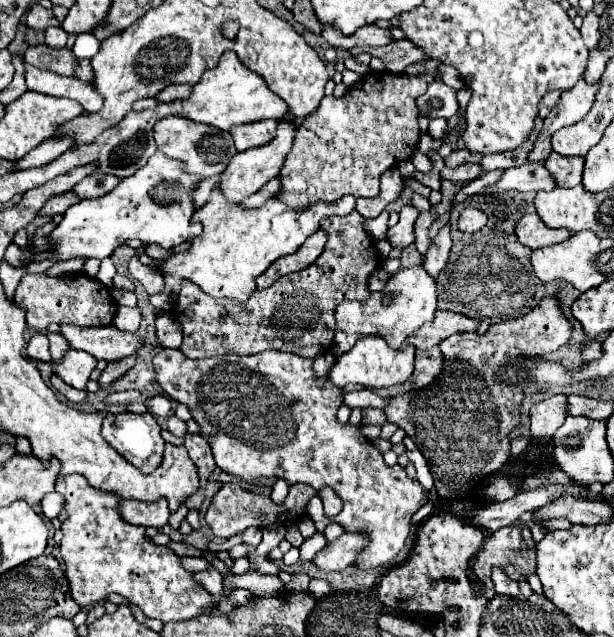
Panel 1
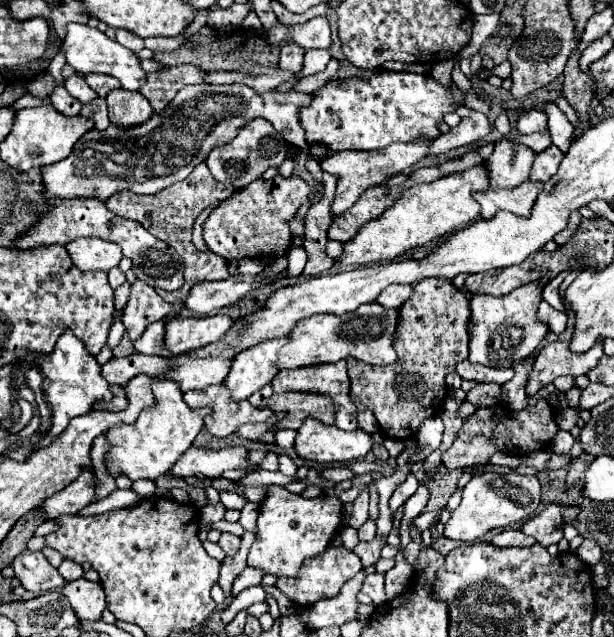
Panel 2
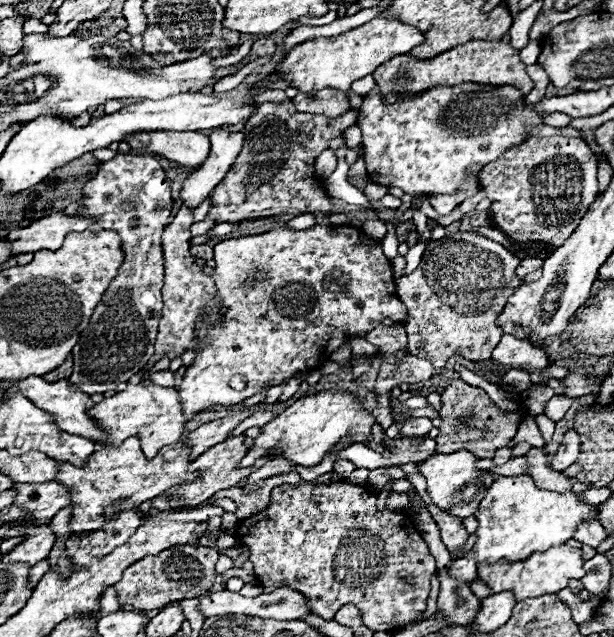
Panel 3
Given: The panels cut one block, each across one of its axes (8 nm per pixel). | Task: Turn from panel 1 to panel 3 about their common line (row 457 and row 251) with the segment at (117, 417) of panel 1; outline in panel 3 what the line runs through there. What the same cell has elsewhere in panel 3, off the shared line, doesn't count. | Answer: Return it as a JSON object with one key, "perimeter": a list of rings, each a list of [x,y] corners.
{"perimeter":[[[118,154],[112,160],[104,162],[98,174],[84,186],[84,196],[78,200],[86,210],[78,212],[82,216],[96,218],[102,228],[114,230],[122,240],[124,262],[116,274],[116,278],[106,288],[100,304],[94,308],[88,328],[80,334],[78,344],[72,350],[74,372],[68,382],[86,394],[104,394],[108,390],[116,390],[120,382],[128,382],[130,376],[138,374],[146,362],[154,354],[154,340],[158,334],[158,322],[162,318],[162,286],[164,286],[164,260],[162,260],[162,232],[168,226],[168,216],[172,210],[170,182],[166,180],[166,172],[152,156],[130,156]]]}

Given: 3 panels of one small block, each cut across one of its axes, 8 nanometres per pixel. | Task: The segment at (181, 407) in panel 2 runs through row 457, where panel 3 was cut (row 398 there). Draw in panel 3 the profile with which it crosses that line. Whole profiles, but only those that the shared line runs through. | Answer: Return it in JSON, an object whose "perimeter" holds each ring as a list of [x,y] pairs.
{"perimeter":[[[128,384],[124,392],[118,392],[110,398],[104,398],[100,404],[92,406],[88,414],[100,424],[100,428],[106,428],[110,432],[110,444],[118,446],[130,436],[140,436],[142,450],[146,458],[154,458],[156,452],[168,444],[180,442],[180,436],[184,432],[184,410],[176,388],[162,388],[154,384]]]}

